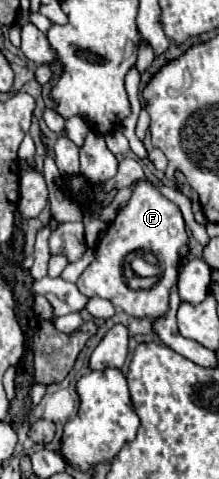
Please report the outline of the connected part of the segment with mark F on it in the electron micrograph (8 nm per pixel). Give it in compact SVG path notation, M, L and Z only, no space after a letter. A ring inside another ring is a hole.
M139 181L129 203L117 215L117 219L109 225L105 237L97 245L97 259L81 273L77 279L77 287L87 297L101 297L115 305L115 309L123 309L127 315L147 319L147 317L161 317L169 309L169 293L171 287L177 285L179 265L181 259L189 251L189 237L185 231L185 221L181 209L163 197L151 183ZM131 251L151 251L159 261L159 281L143 291L131 289L123 277L123 261Z

